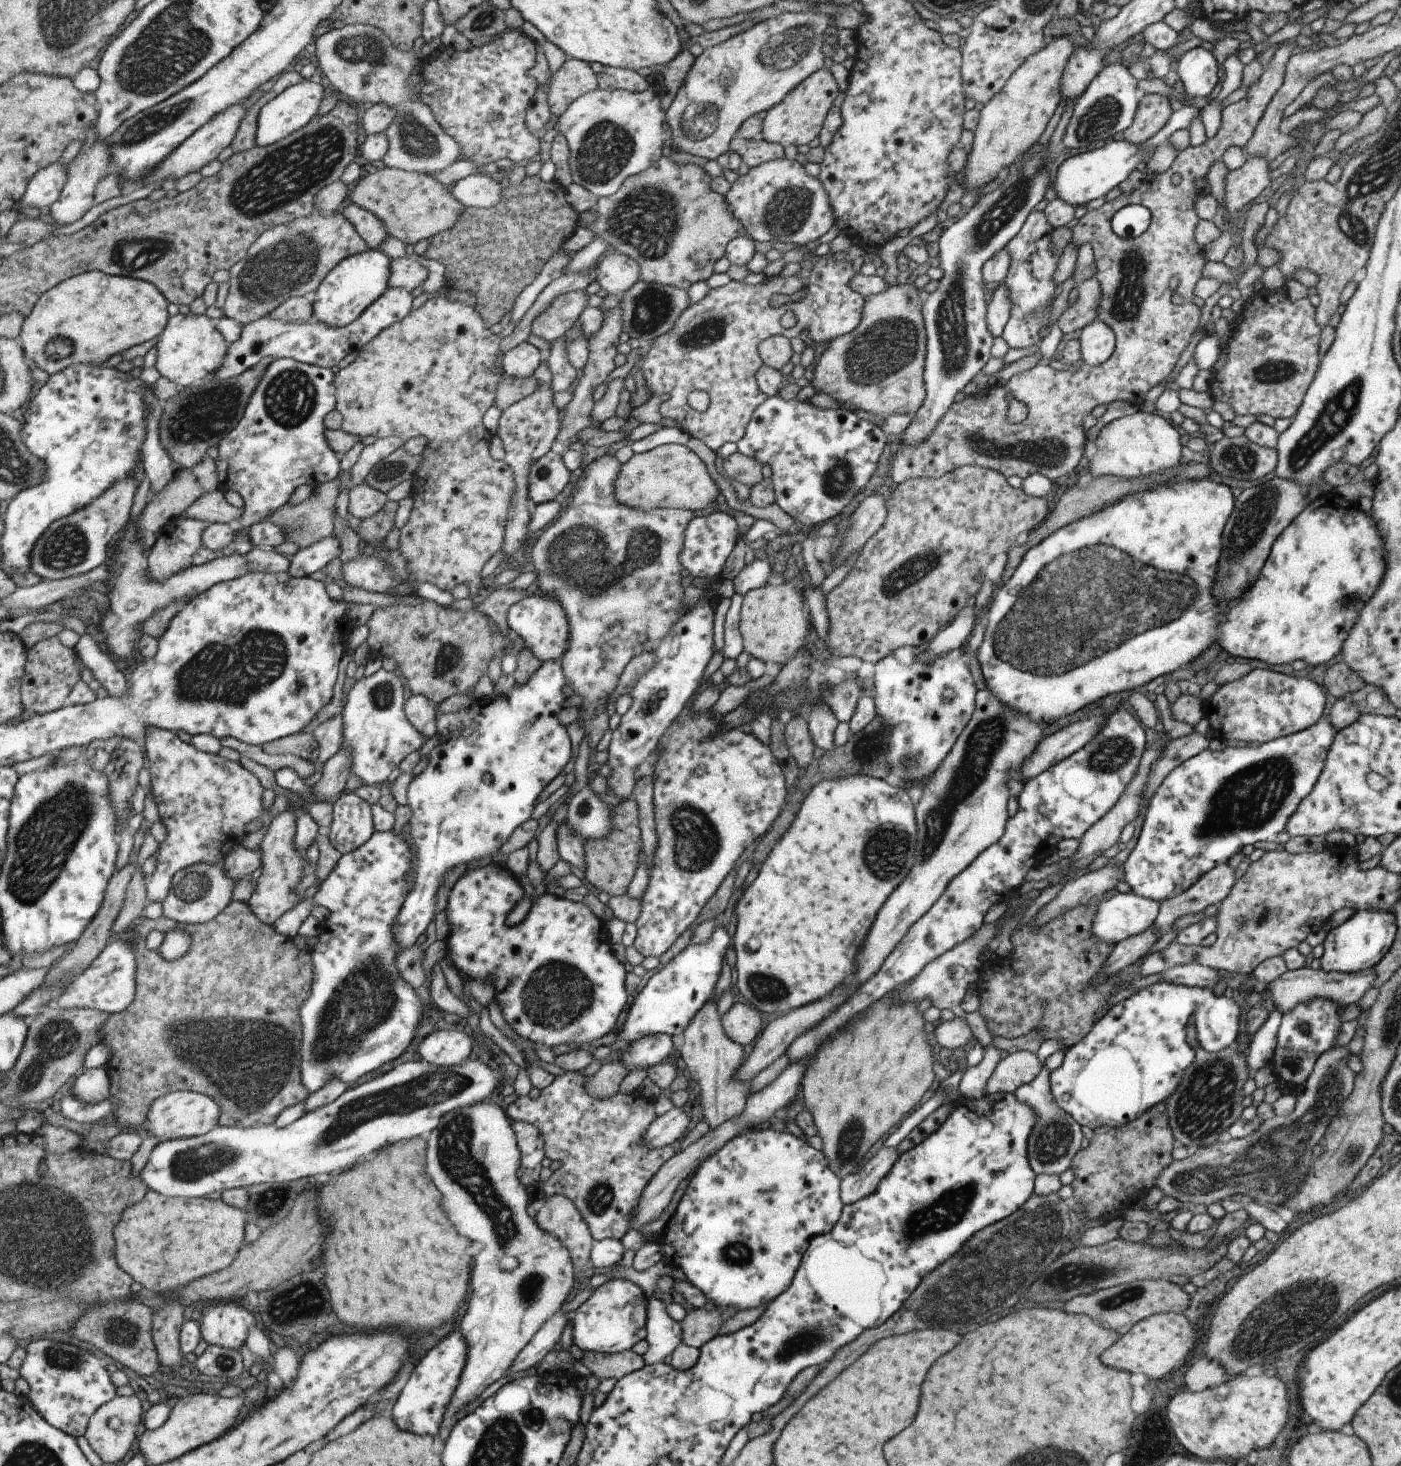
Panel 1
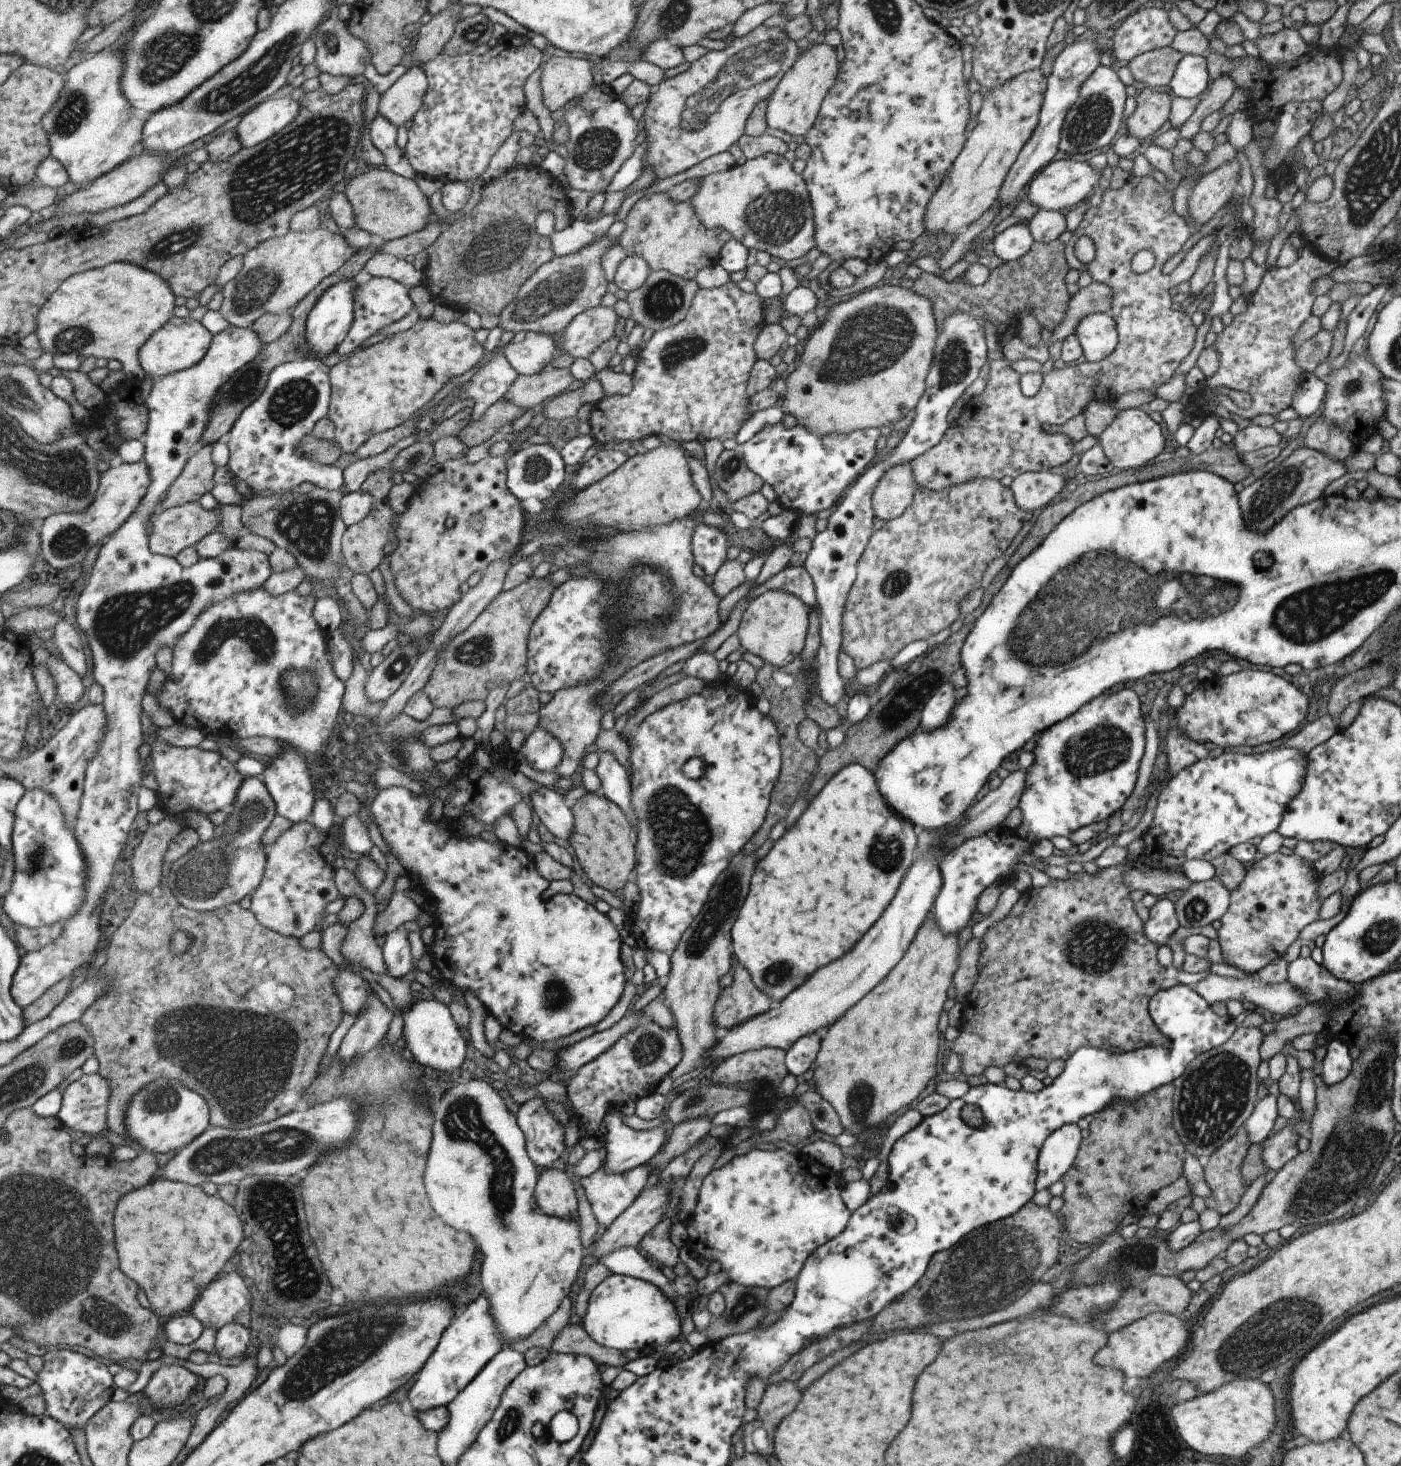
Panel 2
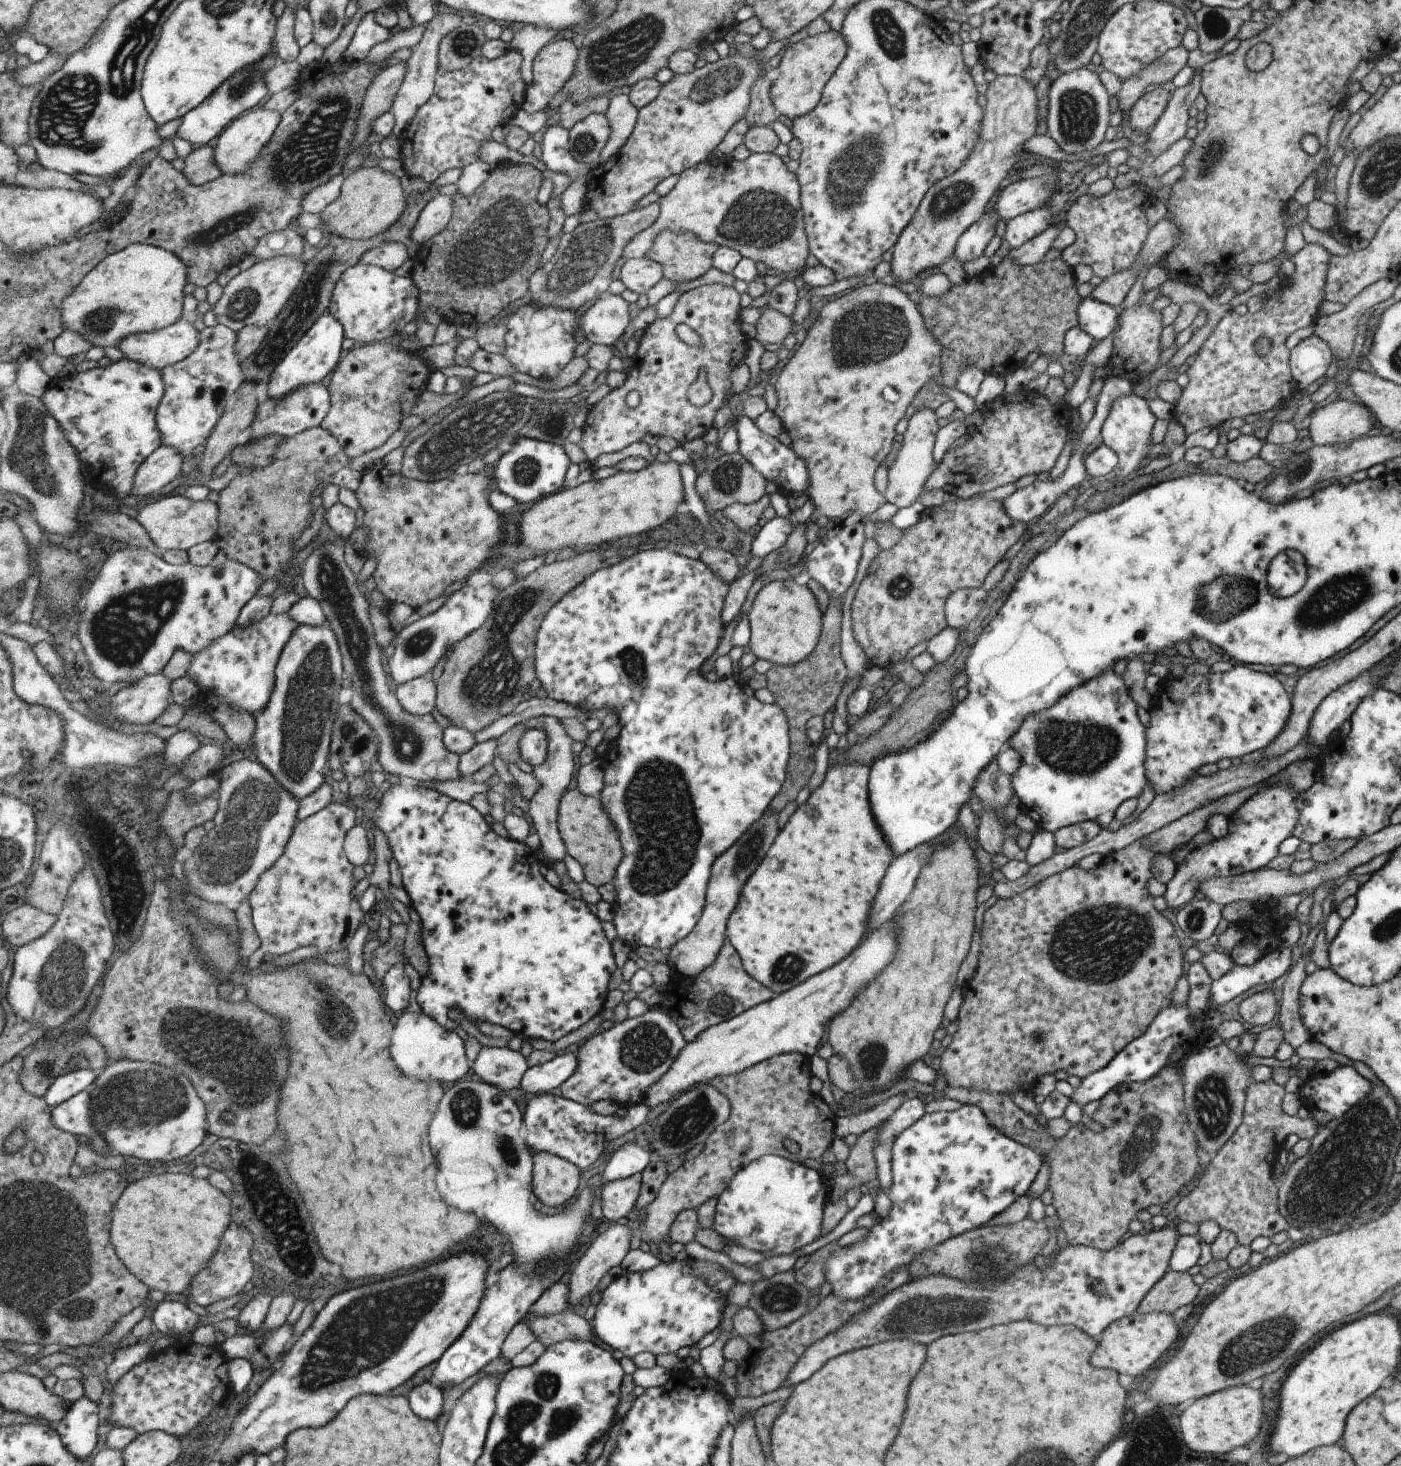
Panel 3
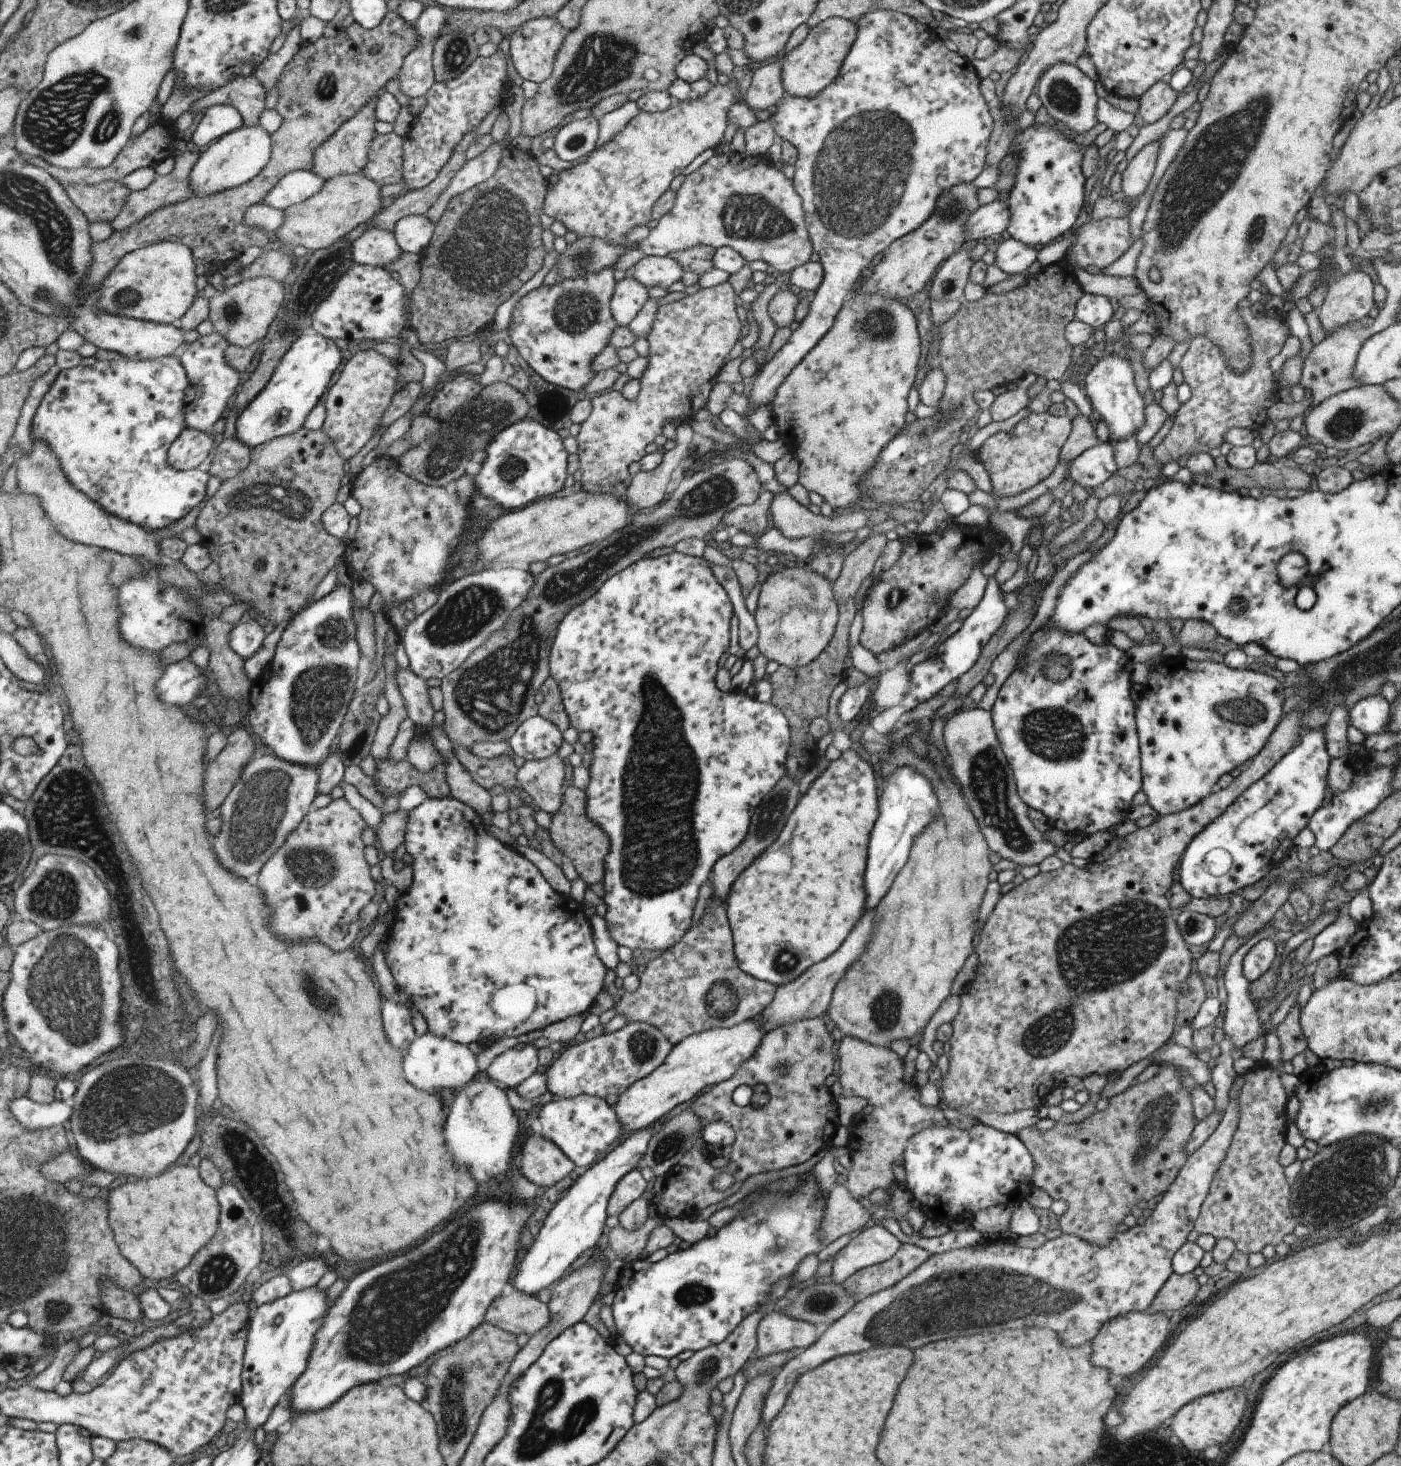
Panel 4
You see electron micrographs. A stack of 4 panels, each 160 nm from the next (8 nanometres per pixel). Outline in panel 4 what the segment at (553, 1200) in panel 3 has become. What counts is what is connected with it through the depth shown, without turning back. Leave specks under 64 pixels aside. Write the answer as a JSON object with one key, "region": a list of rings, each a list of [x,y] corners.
{"region":[[[536,1132],[523,1144],[521,1174],[535,1186],[553,1186],[573,1170],[573,1162],[553,1142]]]}

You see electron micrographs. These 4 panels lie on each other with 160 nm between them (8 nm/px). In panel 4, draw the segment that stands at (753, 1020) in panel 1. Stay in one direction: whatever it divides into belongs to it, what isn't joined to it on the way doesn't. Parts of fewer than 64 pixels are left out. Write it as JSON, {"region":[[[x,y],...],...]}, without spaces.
{"region":[[[708,900],[703,916],[697,924],[689,927],[677,944],[661,952],[657,958],[647,962],[639,978],[639,986],[634,992],[624,992],[614,1002],[615,1015],[621,1014],[625,1022],[647,1022],[661,1030],[672,1045],[677,1045],[691,1034],[697,1034],[712,1027],[732,1028],[745,1020],[750,1020],[767,1008],[775,996],[776,987],[745,974],[737,967],[732,946],[732,935],[725,915],[724,902]]]}

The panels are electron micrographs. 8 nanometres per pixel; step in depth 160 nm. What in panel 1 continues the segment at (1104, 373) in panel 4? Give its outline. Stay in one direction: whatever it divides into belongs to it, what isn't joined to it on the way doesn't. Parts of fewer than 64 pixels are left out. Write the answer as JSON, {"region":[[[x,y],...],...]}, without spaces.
{"region":[[[1140,410],[1113,419],[1099,431],[1094,440],[1095,454],[1086,464],[1089,472],[1098,476],[1132,478],[1150,474],[1165,476],[1166,470],[1178,463],[1181,450],[1179,434],[1173,427],[1173,424],[1167,423],[1163,418]]]}

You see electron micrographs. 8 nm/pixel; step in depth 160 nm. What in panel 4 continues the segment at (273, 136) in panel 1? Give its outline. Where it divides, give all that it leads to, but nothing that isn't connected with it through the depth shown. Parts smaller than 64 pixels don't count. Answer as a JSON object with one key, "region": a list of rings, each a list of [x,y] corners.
{"region":[[[243,124],[241,128],[229,132],[213,143],[199,158],[197,166],[191,172],[191,188],[195,195],[211,196],[215,192],[230,190],[254,180],[272,160],[273,136],[263,128]]]}

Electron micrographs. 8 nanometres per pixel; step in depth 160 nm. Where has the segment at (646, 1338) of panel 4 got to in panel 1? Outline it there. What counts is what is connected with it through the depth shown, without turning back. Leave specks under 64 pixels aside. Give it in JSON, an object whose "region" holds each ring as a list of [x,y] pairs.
{"region":[[[611,1278],[595,1287],[571,1314],[572,1342],[583,1353],[597,1351],[618,1353],[629,1350],[646,1337],[646,1306],[650,1301],[637,1286],[623,1278]]]}

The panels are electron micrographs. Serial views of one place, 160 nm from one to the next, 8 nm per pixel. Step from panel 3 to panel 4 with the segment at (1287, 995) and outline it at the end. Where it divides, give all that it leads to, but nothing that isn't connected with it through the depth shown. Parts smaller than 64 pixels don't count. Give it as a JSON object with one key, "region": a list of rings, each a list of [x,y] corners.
{"region":[[[1293,1005],[1287,1012],[1284,1020],[1273,1032],[1279,1041],[1282,1063],[1287,1059],[1291,1060],[1295,1054],[1303,1052],[1306,1049],[1306,1042],[1304,1036],[1301,1034],[1298,1023],[1299,1013],[1299,1008]]]}

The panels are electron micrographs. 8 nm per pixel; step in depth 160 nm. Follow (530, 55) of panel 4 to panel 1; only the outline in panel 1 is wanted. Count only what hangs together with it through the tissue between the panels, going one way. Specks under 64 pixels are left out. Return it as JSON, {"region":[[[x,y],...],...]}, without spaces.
{"region":[[[568,57],[565,62],[550,76],[546,88],[546,101],[550,114],[560,115],[570,102],[598,88],[597,75],[591,71],[588,63],[581,59]]]}

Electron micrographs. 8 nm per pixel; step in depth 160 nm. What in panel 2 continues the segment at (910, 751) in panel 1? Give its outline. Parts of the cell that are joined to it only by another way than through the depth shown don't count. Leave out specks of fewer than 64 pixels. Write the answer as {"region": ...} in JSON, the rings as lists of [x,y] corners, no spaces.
{"region":[[[944,680],[926,700],[920,712],[918,729],[930,731],[945,724],[956,702],[955,689],[948,680]]]}

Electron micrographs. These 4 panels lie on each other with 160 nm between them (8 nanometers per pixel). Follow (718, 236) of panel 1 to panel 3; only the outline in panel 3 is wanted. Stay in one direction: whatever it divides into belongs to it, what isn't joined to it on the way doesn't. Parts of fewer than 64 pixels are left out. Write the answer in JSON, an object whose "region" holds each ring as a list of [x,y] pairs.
{"region":[[[661,231],[644,256],[661,263],[663,278],[679,285],[709,270],[716,248],[716,243],[701,242],[692,232]]]}

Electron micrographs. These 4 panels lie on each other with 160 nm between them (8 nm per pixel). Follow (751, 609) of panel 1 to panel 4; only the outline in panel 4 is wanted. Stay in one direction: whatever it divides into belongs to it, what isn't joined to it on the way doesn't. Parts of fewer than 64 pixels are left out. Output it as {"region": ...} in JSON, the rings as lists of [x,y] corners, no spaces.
{"region":[[[801,564],[788,565],[781,572],[762,580],[754,615],[757,630],[755,646],[759,654],[785,667],[795,669],[806,666],[829,644],[837,624],[832,582]]]}

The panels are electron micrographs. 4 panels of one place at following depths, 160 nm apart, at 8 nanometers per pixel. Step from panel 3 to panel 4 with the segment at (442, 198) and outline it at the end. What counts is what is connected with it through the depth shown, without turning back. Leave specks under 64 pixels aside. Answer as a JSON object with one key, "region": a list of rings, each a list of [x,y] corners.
{"region":[[[412,215],[403,218],[395,228],[395,236],[406,252],[422,255],[431,243],[436,225],[428,215]]]}

